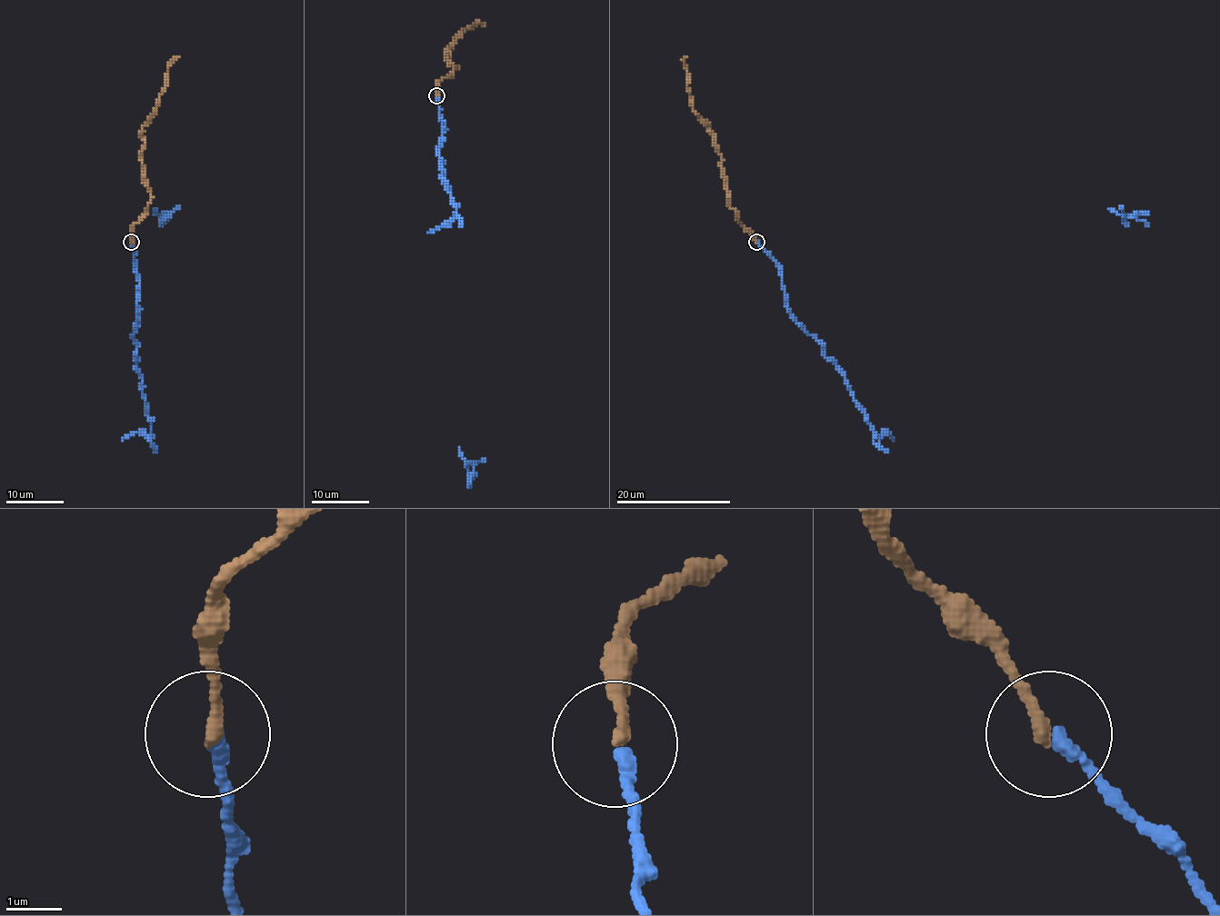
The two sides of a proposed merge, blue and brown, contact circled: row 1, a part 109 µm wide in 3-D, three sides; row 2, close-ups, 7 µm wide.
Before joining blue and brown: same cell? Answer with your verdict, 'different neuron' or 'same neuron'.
same neuron

